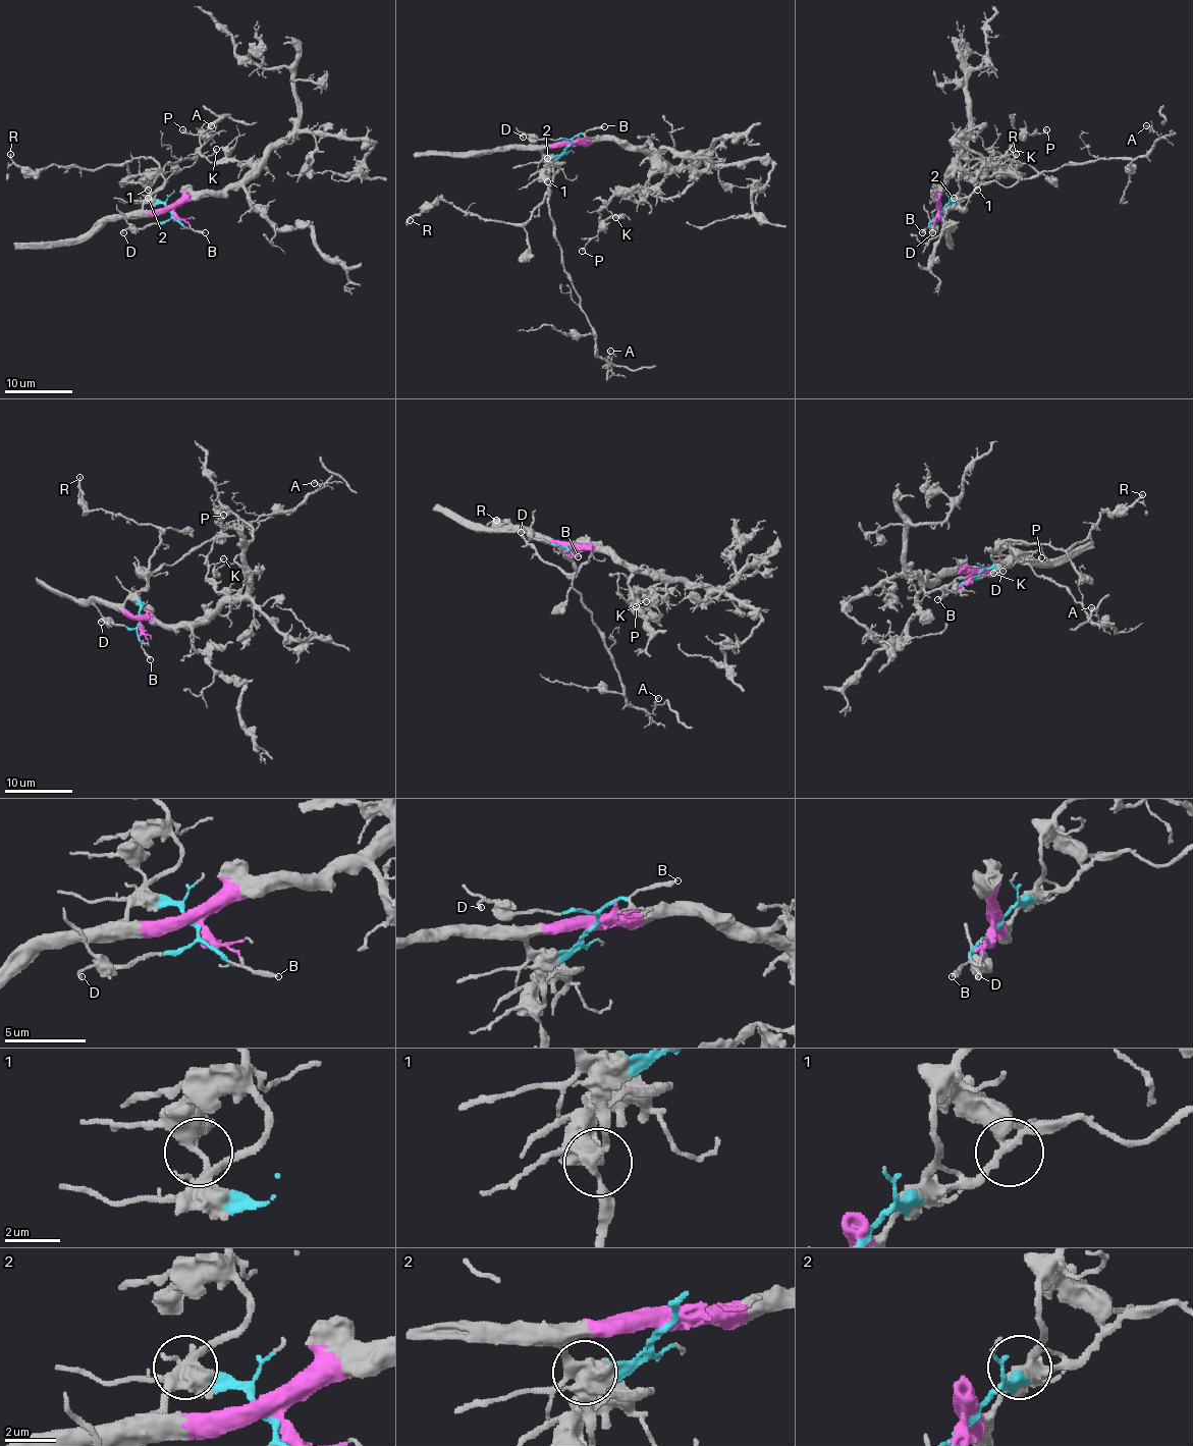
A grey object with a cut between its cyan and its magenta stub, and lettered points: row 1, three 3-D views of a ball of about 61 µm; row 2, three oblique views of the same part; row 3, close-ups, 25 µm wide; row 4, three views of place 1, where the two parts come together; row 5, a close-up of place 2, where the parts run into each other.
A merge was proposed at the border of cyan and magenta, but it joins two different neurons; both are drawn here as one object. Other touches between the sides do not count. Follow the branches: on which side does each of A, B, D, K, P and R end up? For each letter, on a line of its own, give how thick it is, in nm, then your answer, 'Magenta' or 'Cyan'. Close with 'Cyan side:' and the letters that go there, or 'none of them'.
A: Thickness 130 nm. Cyan
B: Thickness 260 nm. Cyan
D: Thickness 160 nm. Cyan
K: Thickness 130 nm. Magenta
P: Thickness 180 nm. Magenta
R: Thickness 220 nm. Magenta
Cyan side: A, B, D

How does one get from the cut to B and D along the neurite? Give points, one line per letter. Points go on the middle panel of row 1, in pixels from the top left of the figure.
B: (571, 144), (576, 136), (604, 125)
D: (571, 144), (567, 139), (534, 139), (524, 134), (524, 138)

